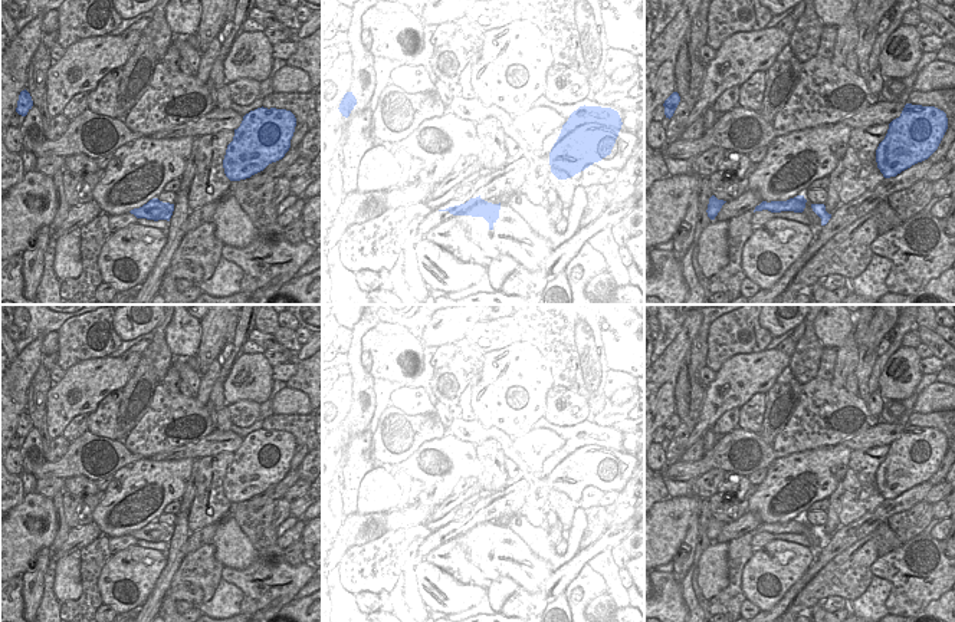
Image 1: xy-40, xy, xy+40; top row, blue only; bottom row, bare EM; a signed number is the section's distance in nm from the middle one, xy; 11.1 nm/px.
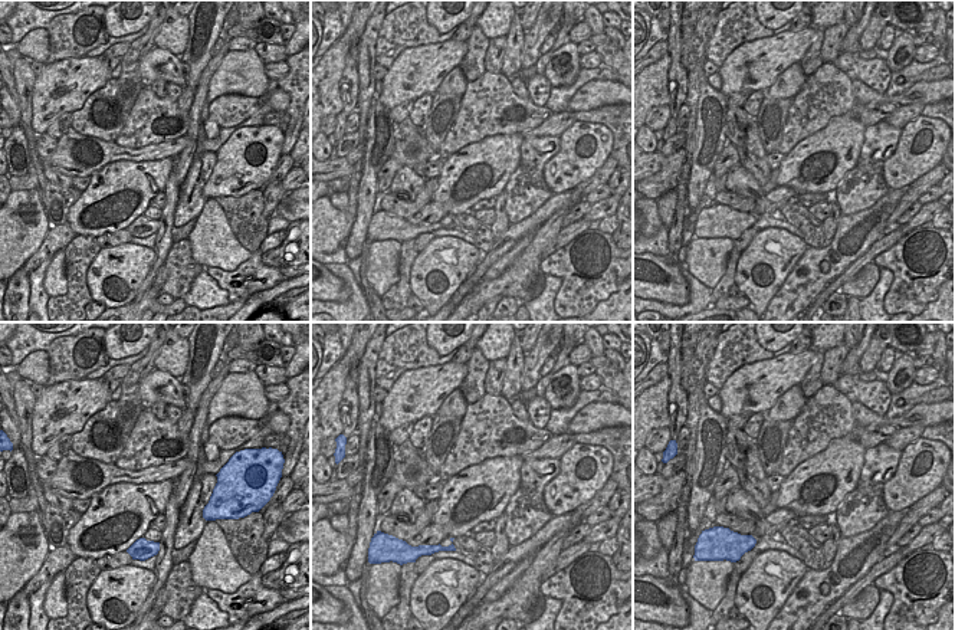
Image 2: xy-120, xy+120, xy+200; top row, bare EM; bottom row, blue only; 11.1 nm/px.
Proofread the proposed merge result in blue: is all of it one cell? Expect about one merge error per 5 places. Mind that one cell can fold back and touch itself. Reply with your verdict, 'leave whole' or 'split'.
split

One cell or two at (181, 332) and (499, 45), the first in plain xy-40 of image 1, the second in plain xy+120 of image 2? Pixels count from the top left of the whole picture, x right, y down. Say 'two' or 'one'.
two

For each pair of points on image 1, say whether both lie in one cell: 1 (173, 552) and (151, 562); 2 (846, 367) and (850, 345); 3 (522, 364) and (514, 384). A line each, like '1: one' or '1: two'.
1: two
2: one
3: one

